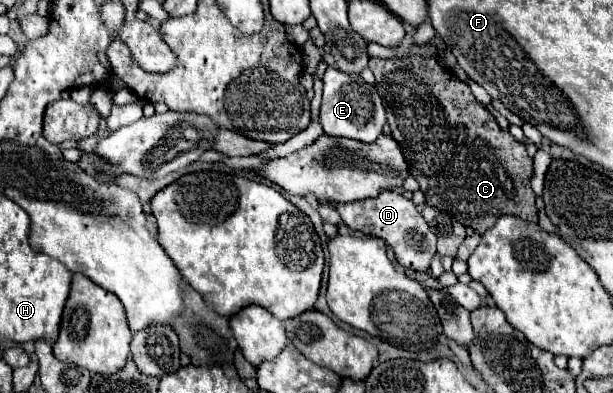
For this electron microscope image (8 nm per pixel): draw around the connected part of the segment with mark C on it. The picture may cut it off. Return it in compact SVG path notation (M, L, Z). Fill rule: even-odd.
M404 56L404 58L370 58L370 70L376 76L376 92L380 94L392 136L402 146L410 174L420 182L426 194L426 204L450 212L466 228L484 234L496 218L504 214L518 216L528 222L538 222L534 192L530 190L532 160L526 146L500 130L494 116L470 92L466 82L460 82L434 56Z

